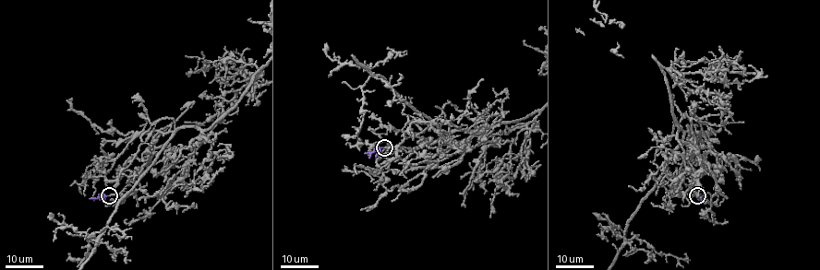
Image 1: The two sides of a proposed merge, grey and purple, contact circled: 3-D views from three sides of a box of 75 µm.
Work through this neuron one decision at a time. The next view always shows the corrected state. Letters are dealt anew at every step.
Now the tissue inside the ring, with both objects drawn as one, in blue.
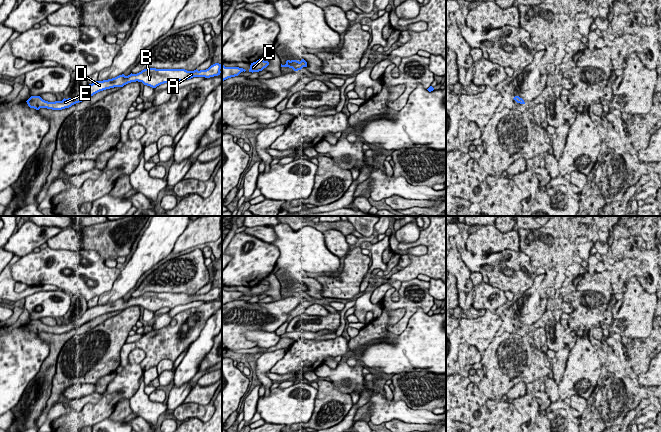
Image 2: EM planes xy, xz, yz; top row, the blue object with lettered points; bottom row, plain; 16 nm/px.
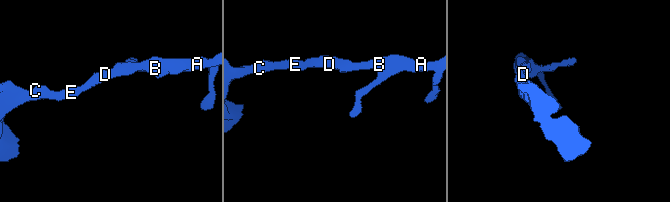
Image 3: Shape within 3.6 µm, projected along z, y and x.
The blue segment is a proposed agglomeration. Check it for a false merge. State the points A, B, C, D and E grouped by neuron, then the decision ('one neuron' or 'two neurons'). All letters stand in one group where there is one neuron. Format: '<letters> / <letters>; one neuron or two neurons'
A B C D E; one neuron

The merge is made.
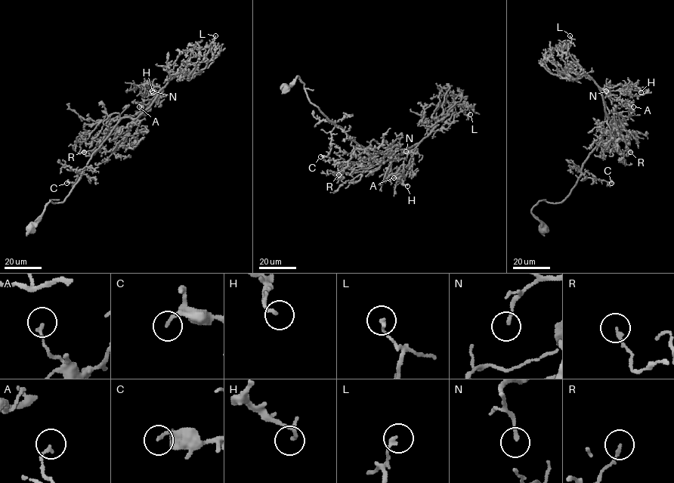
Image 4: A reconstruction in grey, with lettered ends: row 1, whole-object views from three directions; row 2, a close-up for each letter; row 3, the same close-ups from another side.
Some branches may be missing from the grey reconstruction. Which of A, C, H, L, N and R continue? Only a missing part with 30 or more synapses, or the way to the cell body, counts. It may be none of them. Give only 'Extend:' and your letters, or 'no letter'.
Extend: no letter

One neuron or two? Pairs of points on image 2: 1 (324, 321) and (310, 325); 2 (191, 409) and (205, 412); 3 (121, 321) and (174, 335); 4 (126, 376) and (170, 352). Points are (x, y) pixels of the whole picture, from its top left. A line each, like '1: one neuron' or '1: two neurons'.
1: one neuron
2: one neuron
3: two neurons
4: two neurons

